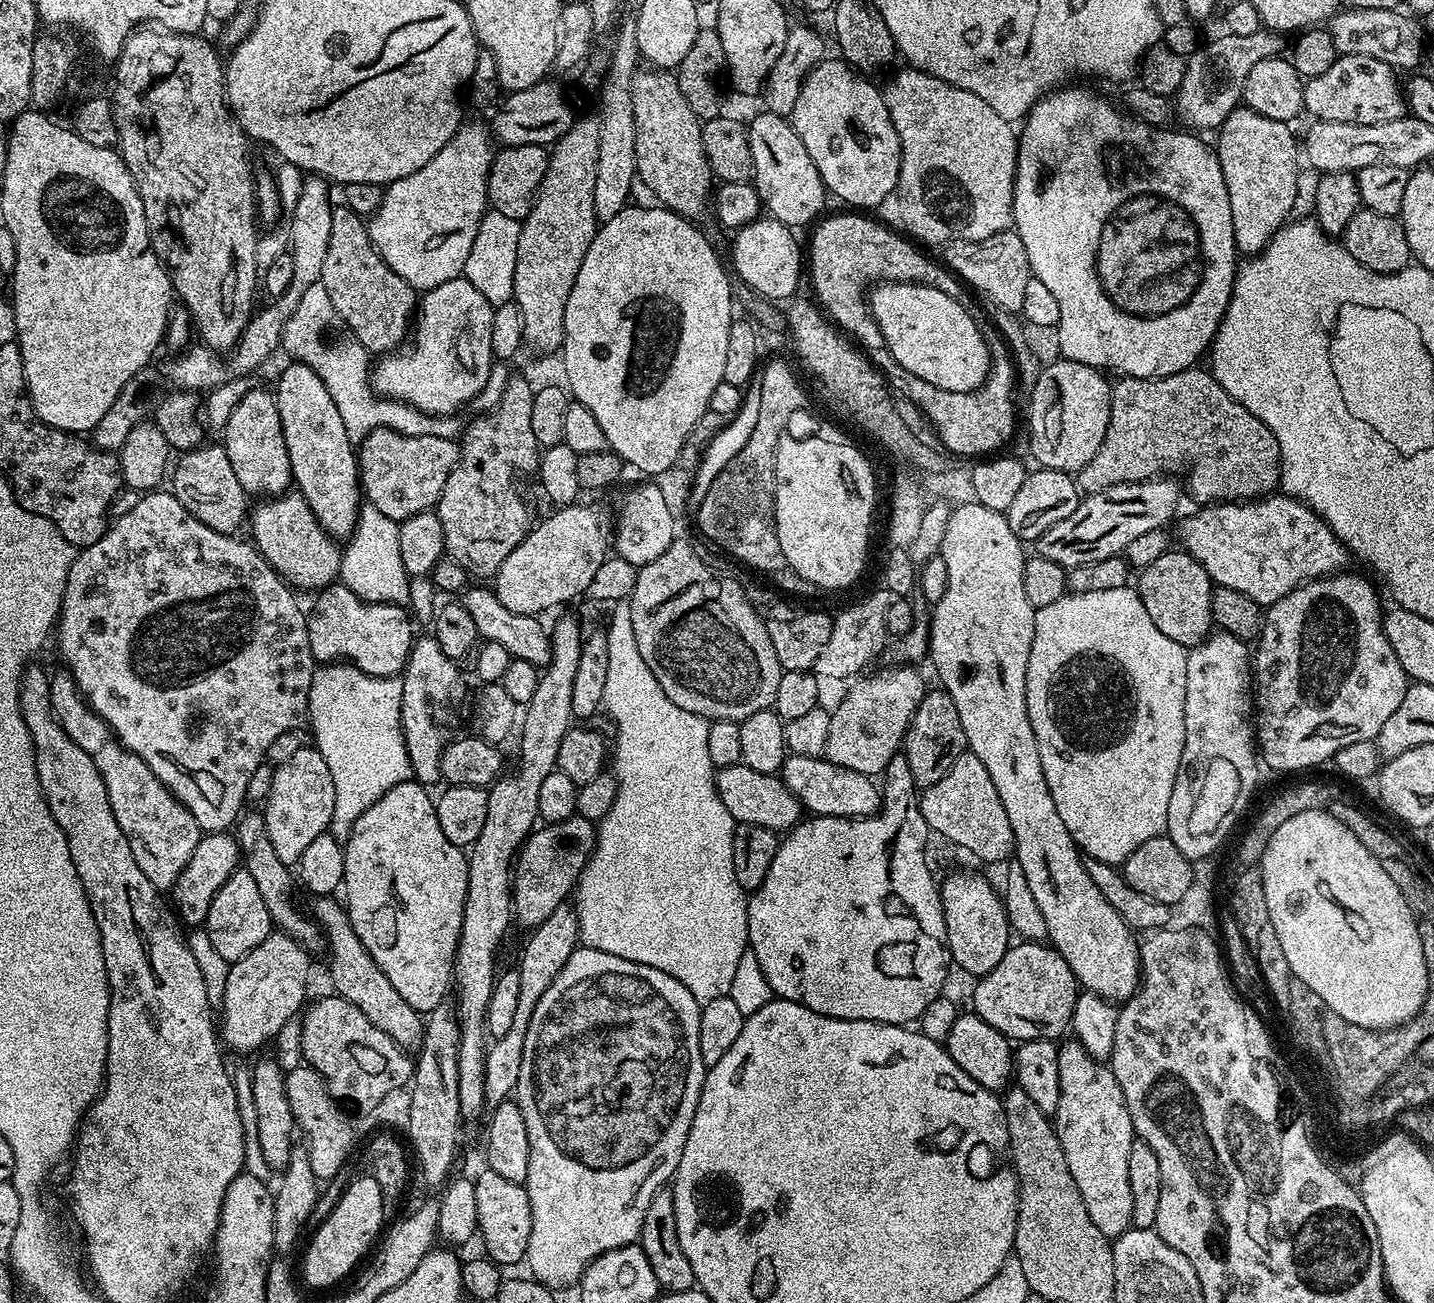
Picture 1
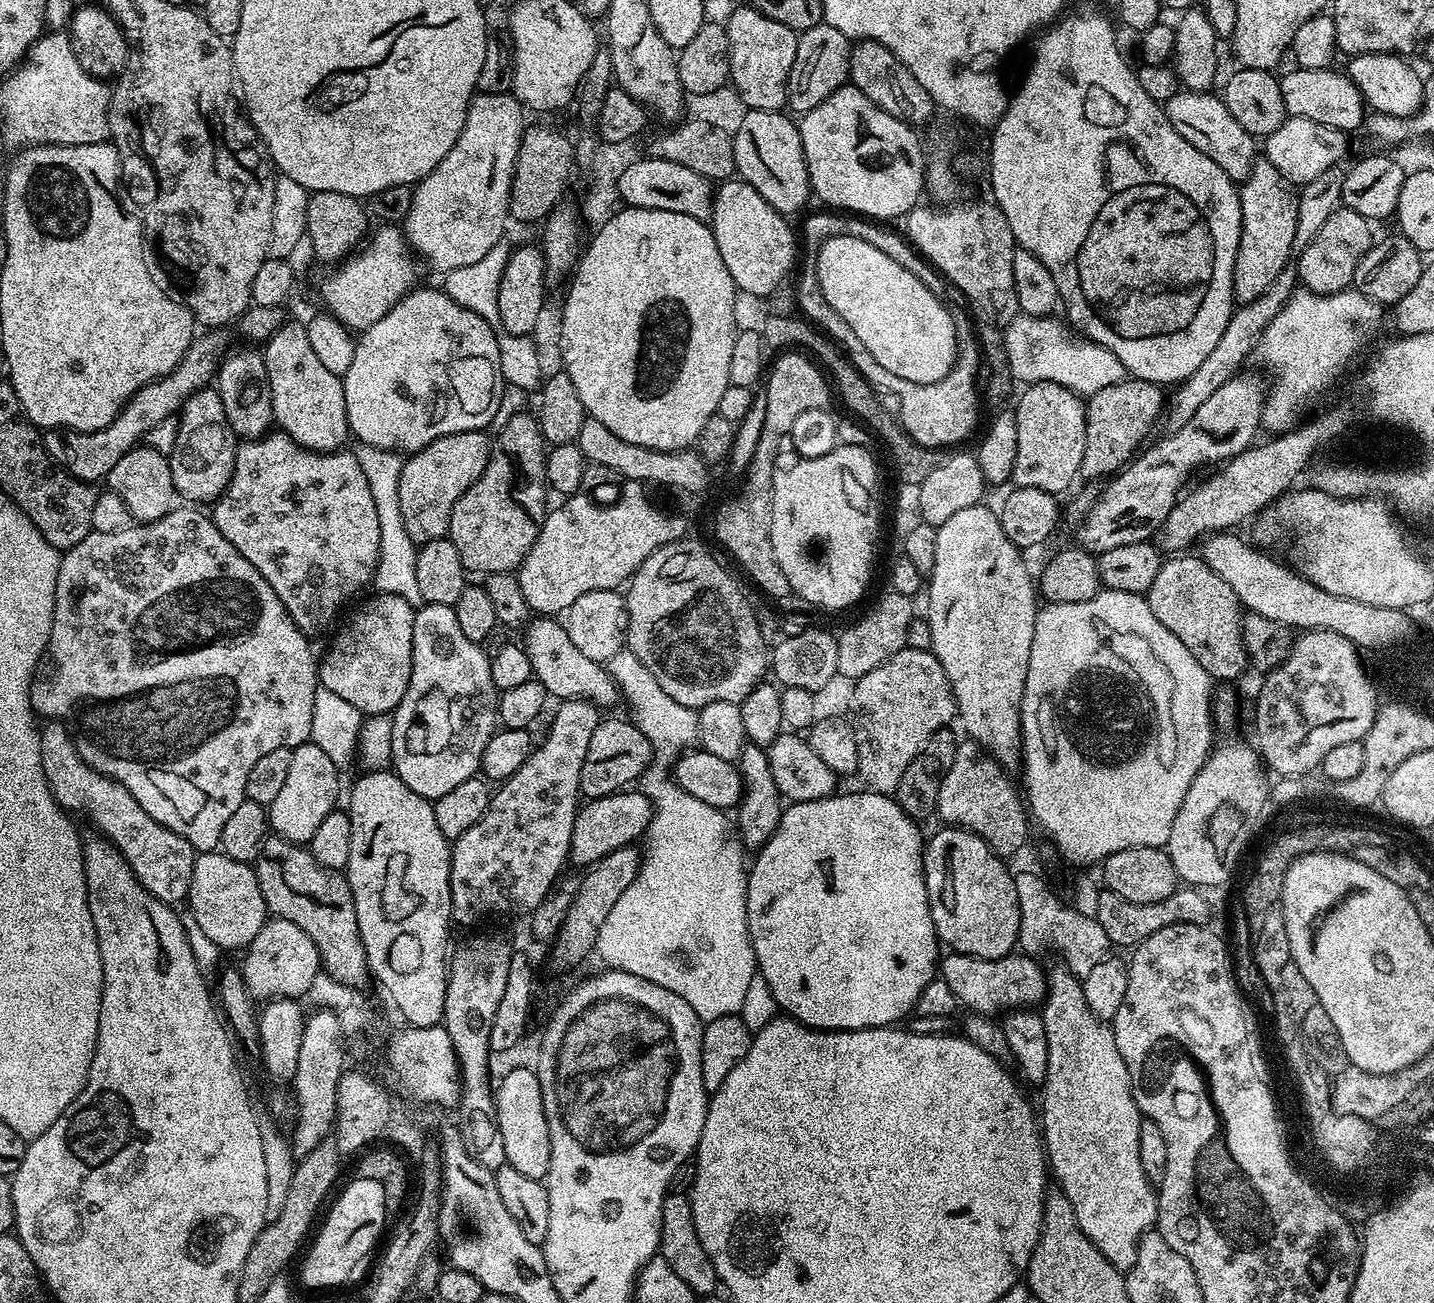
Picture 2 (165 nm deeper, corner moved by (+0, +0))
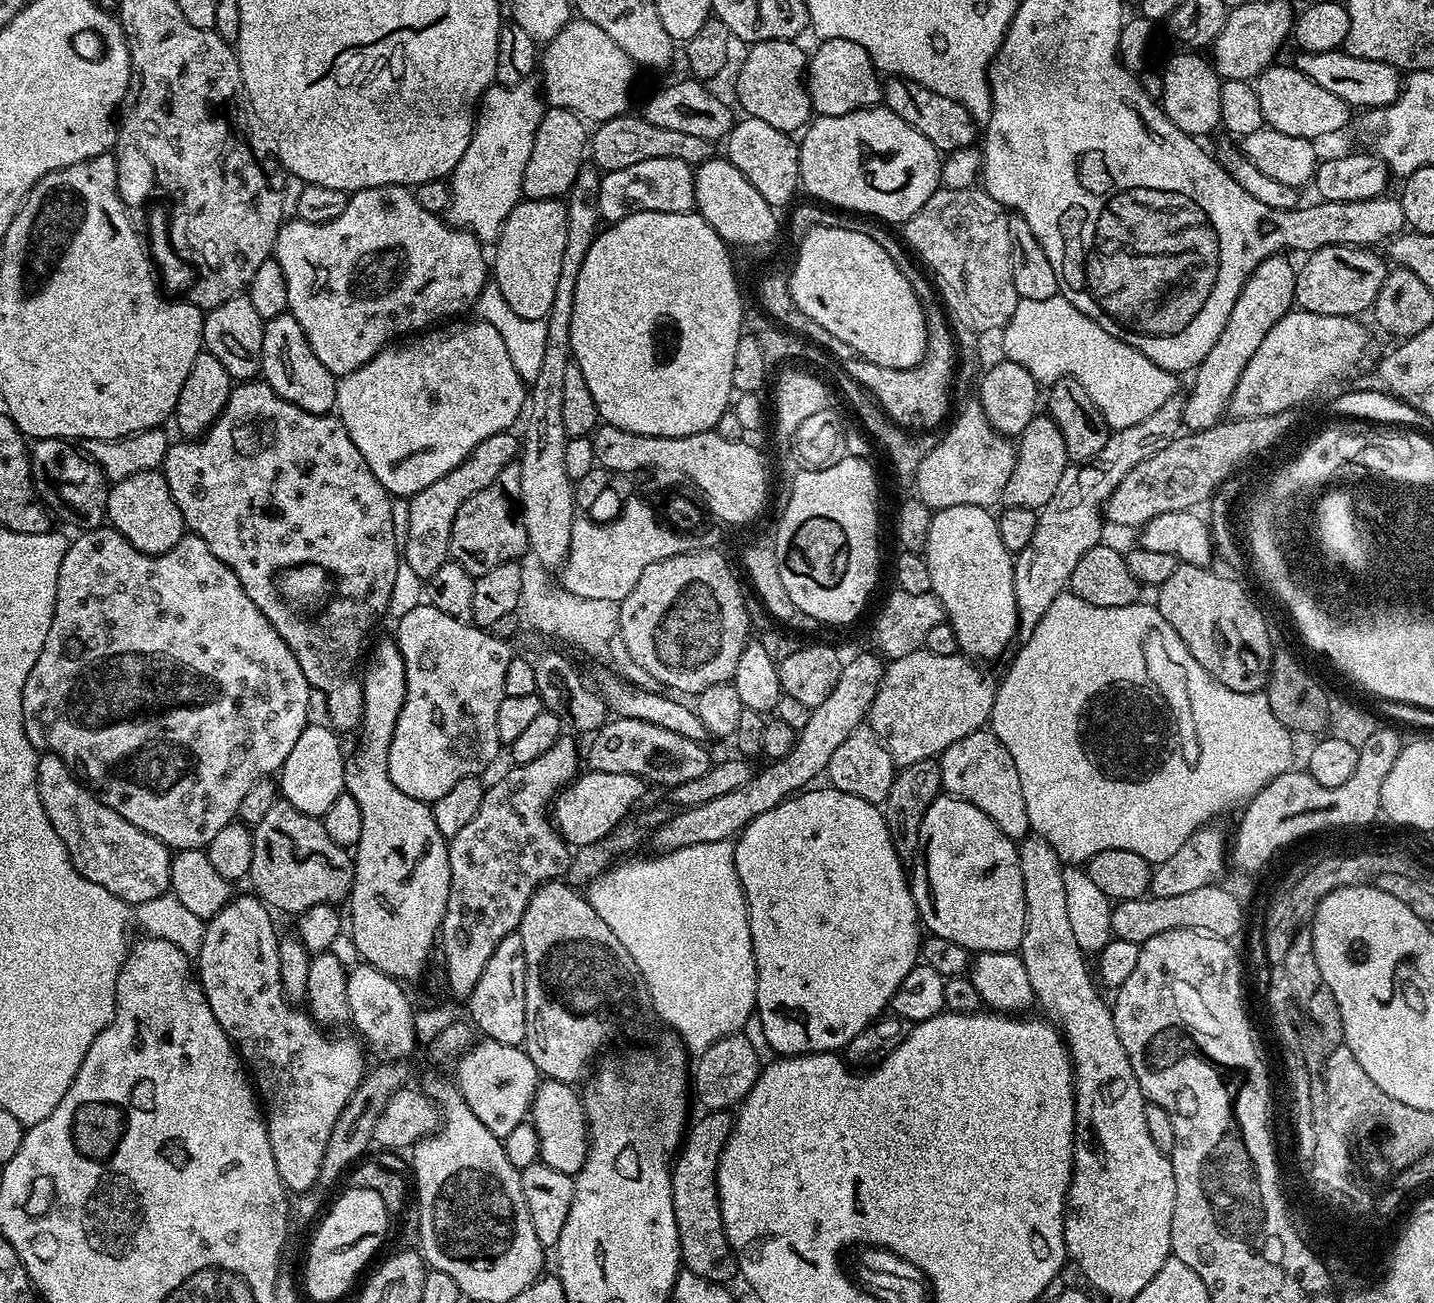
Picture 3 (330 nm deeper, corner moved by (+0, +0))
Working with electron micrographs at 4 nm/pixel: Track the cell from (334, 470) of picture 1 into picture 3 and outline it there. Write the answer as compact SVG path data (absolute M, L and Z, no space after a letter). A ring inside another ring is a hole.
M283 312L264 322L262 338L262 362L260 363L263 383L269 384L286 402L306 410L310 414L323 416L331 413L336 407L336 385L338 377L314 355L310 350L310 342L306 334L302 334L302 326L291 312Z

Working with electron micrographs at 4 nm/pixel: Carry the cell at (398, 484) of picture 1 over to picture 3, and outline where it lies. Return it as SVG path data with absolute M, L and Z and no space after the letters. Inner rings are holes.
M509 430L486 438L462 463L450 470L450 474L442 474L438 482L430 482L426 490L418 490L418 494L408 500L408 515L402 528L402 562L410 566L422 582L427 582L442 565L449 563L454 518L462 502L466 502L466 498L474 498L478 490L486 490L497 483L511 464L513 467L522 451L521 437L514 433Z

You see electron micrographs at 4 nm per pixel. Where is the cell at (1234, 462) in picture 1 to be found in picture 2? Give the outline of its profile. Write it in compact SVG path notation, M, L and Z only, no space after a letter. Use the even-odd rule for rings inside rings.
M1125 378L1119 380L1114 386L1106 386L1106 390L1098 390L1097 392L1091 393L1087 397L1086 400L1086 420L1088 425L1086 426L1086 450L1082 453L1082 466L1080 467L1080 476L1083 479L1088 480L1100 480L1103 481L1105 478L1111 477L1113 474L1119 473L1121 469L1125 467L1137 455L1138 449L1136 447L1139 446L1140 443L1143 442L1144 439L1148 436L1148 431L1151 430L1152 427L1155 426L1156 423L1161 423L1162 417L1166 412L1166 392L1164 396L1165 389L1158 384L1151 384L1150 382L1146 382L1145 380L1138 380L1135 378Z

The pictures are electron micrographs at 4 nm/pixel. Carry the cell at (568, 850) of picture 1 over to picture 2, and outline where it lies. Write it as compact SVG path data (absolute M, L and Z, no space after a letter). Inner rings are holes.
M621 790L610 796L588 800L574 818L574 834L570 834L569 861L591 866L614 850L635 845L649 831L654 820L654 804L640 792Z

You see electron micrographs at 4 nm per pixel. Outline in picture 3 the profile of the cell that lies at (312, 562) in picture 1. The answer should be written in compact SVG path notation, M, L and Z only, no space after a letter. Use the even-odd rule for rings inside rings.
M263 382L237 383L222 414L211 428L199 438L184 438L179 442L181 444L173 443L169 447L162 471L178 510L182 510L185 529L191 535L202 538L202 542L206 542L206 546L210 546L210 550L214 550L214 554L222 558L222 562L226 562L230 570L234 570L238 582L242 582L242 590L250 594L250 602L254 602L254 606L258 606L258 610L266 614L270 626L274 626L274 630L282 634L282 642L290 646L294 658L298 658L298 666L302 666L302 674L306 674L308 687L317 688L325 695L326 706L329 708L328 719L335 731L340 734L355 733L360 726L364 705L364 685L358 669L361 667L372 627L379 622L380 615L383 617L387 613L390 590L394 590L394 574L398 574L398 566L402 562L402 552L398 547L398 521L392 513L393 497L384 489L382 482L374 478L374 470L366 466L366 458L358 454L358 446L354 446L339 415L310 414L286 402L286 398L274 394L271 386Z

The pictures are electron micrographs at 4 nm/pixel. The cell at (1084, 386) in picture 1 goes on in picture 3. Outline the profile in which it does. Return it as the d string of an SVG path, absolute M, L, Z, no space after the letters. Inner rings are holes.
M1038 414L1022 430L1016 444L1016 465L1010 474L1010 482L1006 482L1003 503L1009 508L1030 508L1039 510L1050 502L1054 490L1058 490L1058 482L1062 482L1062 474L1070 467L1066 454L1066 442L1062 438L1062 430L1054 423L1051 416Z

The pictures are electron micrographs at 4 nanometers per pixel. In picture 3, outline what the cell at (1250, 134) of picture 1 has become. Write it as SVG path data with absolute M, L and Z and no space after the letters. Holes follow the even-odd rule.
M1283 254L1268 256L1250 273L1234 302L1234 310L1230 310L1230 318L1222 334L1218 334L1218 342L1214 342L1214 350L1210 350L1210 354L1206 354L1206 358L1202 358L1202 362L1194 369L1196 381L1192 389L1186 392L1184 401L1185 429L1201 432L1225 419L1234 386L1238 386L1238 378L1242 378L1242 370L1246 370L1246 362L1254 358L1254 350L1262 346L1262 338L1270 334L1270 326L1293 311L1296 302L1296 273L1297 269L1292 268L1291 262Z

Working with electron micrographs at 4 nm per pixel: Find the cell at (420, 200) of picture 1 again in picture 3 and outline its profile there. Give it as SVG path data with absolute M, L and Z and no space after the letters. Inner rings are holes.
M531 79L518 82L518 86L493 83L484 93L478 104L478 119L472 130L470 146L466 146L466 154L462 154L450 177L447 223L474 233L481 242L495 241L510 210L514 210L514 206L522 199L522 178L526 174L526 162L530 162L530 150L534 150L534 134L538 134L538 126L546 111L546 101L541 89L537 85L535 88L532 83Z

